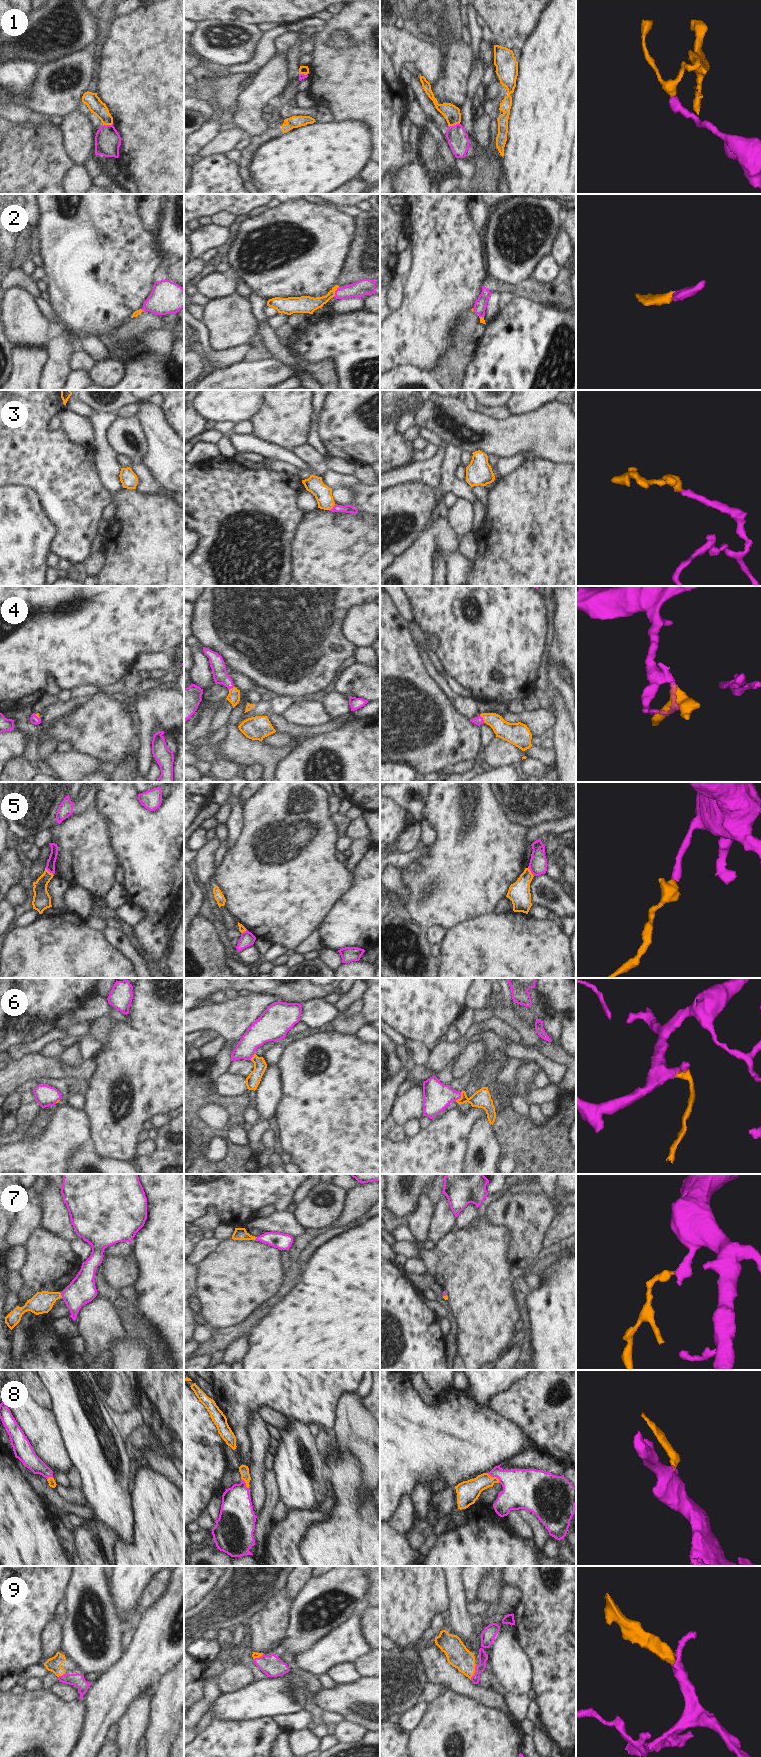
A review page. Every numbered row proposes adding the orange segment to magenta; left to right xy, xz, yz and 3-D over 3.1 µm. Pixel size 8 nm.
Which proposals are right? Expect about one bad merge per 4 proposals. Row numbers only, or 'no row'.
2, 3, 4, 6, 7, 8, 9

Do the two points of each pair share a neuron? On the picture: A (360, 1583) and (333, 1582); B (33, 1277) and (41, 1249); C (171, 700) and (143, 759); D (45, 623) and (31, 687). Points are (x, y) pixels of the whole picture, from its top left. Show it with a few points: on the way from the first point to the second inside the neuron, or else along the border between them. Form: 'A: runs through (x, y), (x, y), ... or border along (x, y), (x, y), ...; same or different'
A: runs through (353, 1583), (340, 1583); same
B: runs through (40, 1270), (41, 1256); same
C: runs through (156, 715), (145, 730), (145, 744); same
D: runs through (31, 639), (31, 671); same

